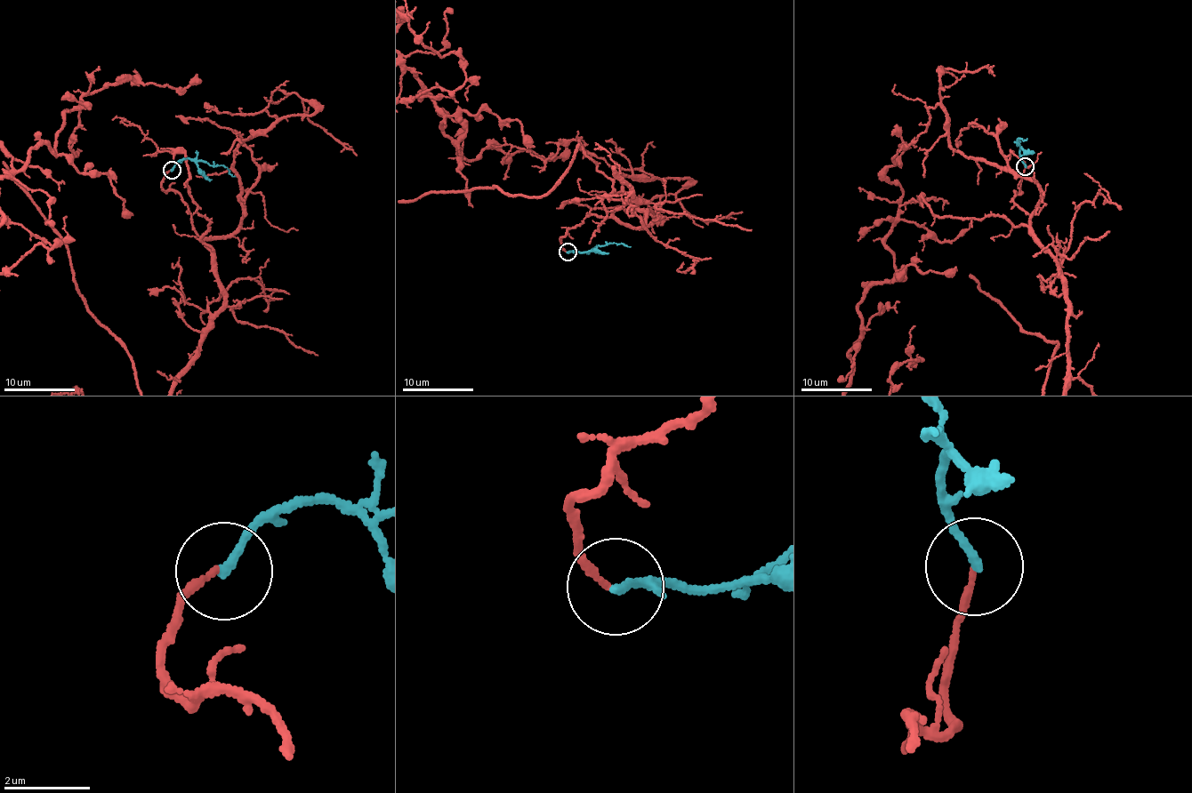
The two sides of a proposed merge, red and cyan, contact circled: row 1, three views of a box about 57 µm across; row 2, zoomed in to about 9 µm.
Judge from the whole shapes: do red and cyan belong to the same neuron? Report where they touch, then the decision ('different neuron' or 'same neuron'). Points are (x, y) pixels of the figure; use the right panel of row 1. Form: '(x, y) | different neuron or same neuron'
(1025, 166) | different neuron

